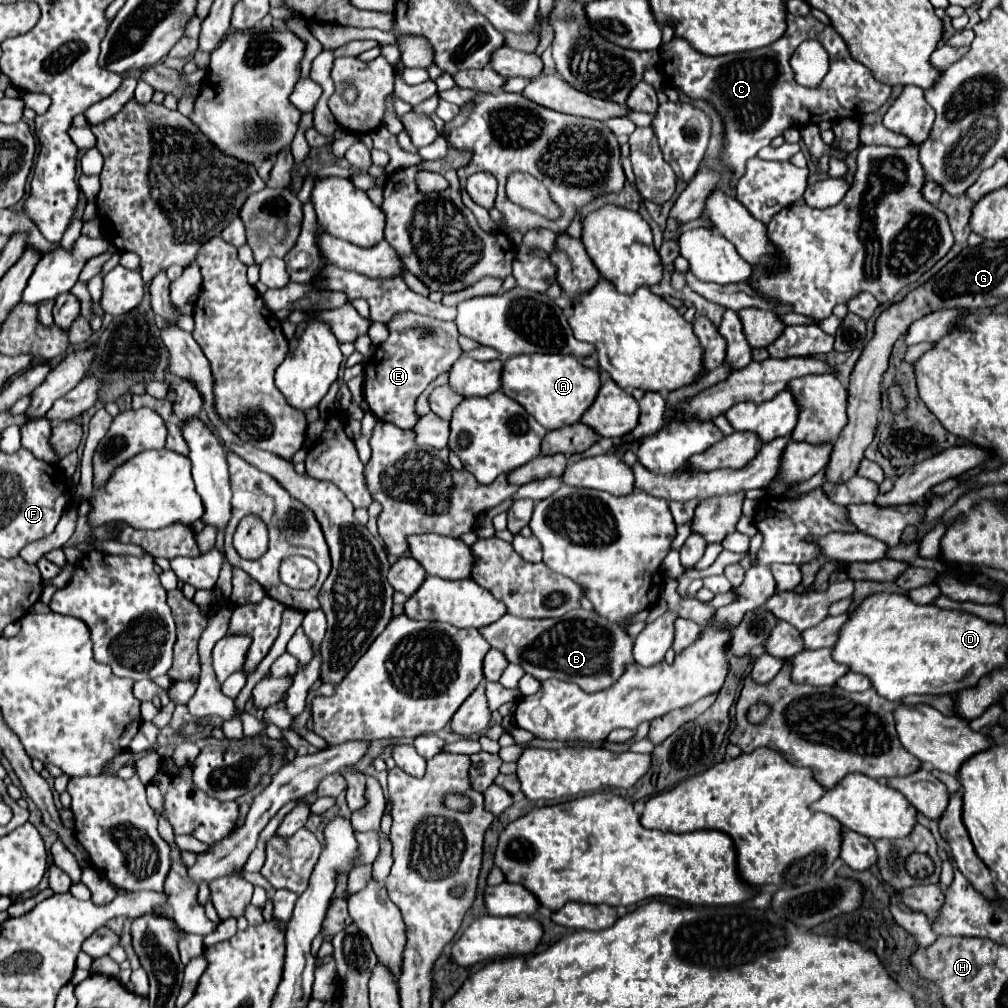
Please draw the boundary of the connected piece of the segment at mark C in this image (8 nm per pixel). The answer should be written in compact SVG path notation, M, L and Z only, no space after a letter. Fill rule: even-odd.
M788 14L786 24L788 24L786 32L776 42L772 42L772 46L764 46L760 50L750 50L744 54L726 54L726 56L710 58L710 56L696 52L688 42L684 42L680 38L672 38L670 44L660 46L660 70L668 76L670 84L674 88L680 88L690 98L708 100L722 114L724 124L726 124L726 148L724 148L722 160L734 170L732 184L736 184L736 180L744 174L746 160L754 158L760 148L768 146L786 128L792 128L796 124L808 124L814 118L834 120L834 118L842 118L842 116L862 116L862 114L874 112L888 100L888 96L892 92L888 86L876 82L874 76L860 62L850 58L842 36L832 26L822 24L820 20L816 20L810 14L808 16ZM804 40L818 40L830 58L830 70L824 76L824 80L820 82L820 86L816 86L816 88L804 88L804 86L796 84L794 70L790 68L790 56Z

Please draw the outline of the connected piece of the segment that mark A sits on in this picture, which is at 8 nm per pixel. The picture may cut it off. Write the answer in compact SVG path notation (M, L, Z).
M516 354L504 360L502 392L516 400L546 430L556 430L580 420L594 402L600 388L596 370L582 366L574 356L558 354Z

